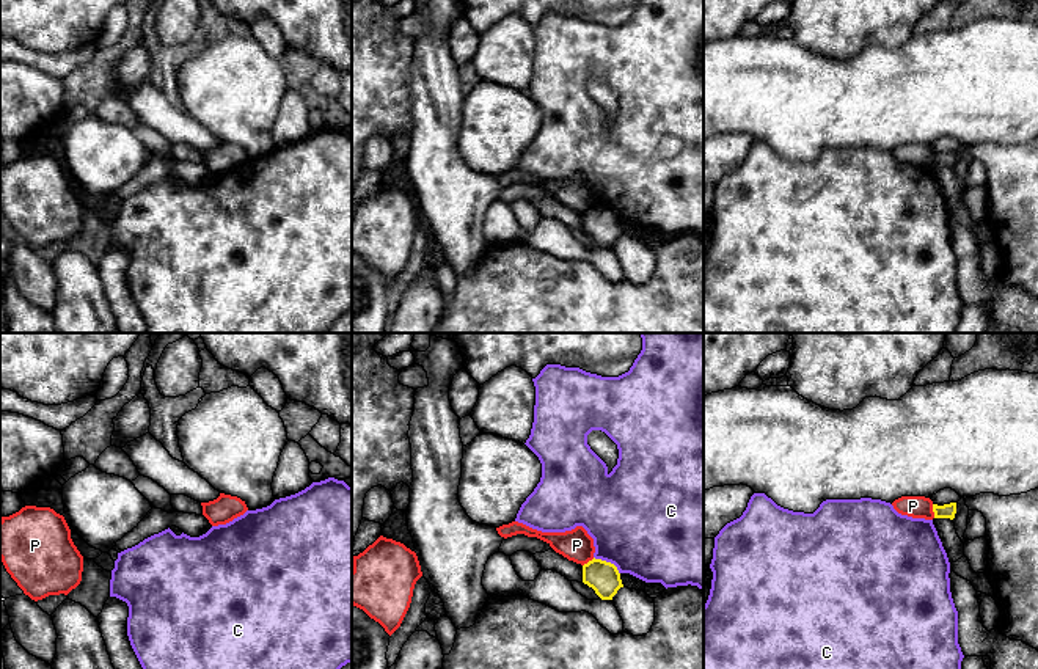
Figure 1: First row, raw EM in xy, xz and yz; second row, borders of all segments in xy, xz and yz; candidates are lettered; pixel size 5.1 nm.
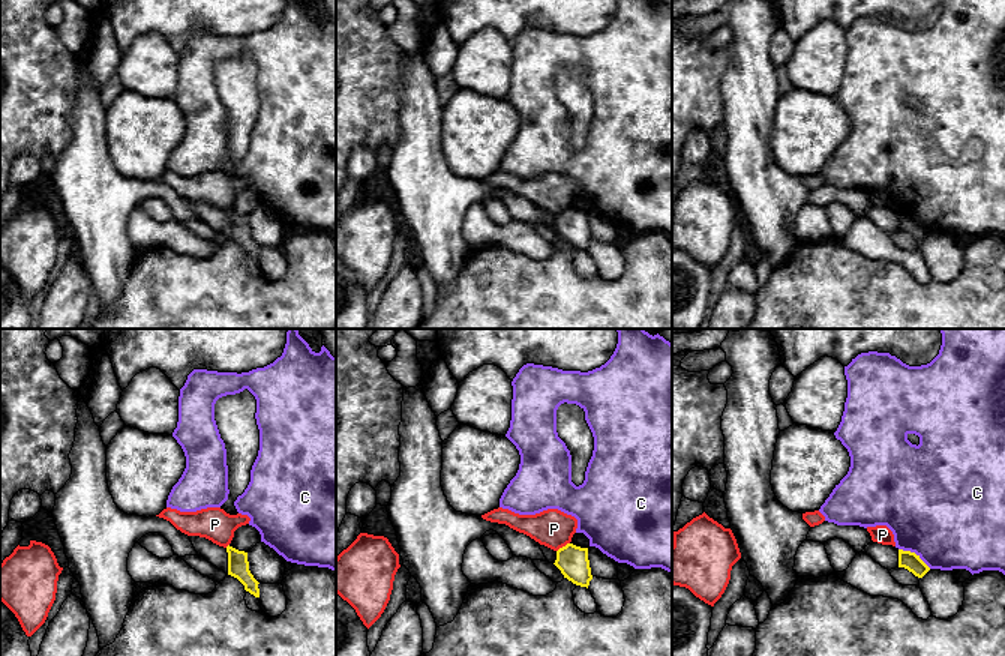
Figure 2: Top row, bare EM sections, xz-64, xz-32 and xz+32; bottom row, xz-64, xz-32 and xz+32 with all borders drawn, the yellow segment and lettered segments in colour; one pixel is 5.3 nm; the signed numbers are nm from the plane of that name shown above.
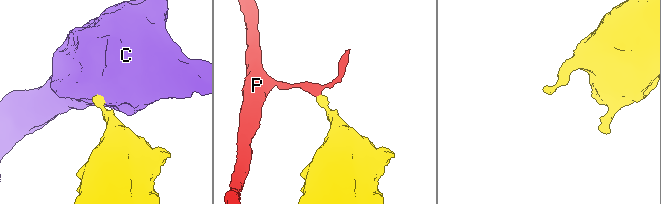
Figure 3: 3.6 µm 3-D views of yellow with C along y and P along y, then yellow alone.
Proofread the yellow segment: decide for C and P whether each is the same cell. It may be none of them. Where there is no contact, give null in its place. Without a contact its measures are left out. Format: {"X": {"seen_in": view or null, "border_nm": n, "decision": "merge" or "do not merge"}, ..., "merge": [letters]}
{"C": {"seen_in": "xz", "border_nm": 160, "decision": "do not merge"}, "P": {"seen_in": "yz", "border_nm": 70, "decision": "do not merge"}, "merge": []}

